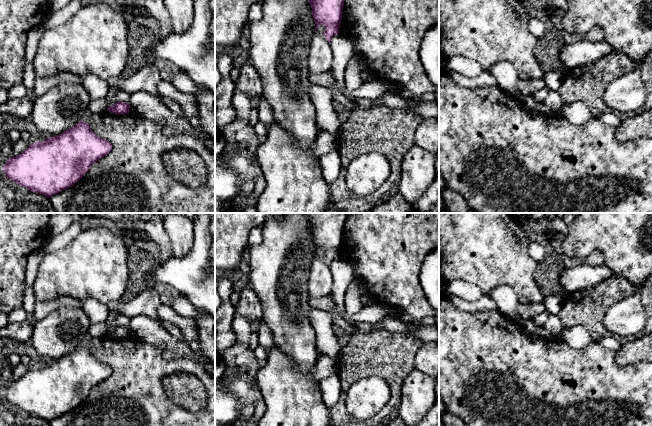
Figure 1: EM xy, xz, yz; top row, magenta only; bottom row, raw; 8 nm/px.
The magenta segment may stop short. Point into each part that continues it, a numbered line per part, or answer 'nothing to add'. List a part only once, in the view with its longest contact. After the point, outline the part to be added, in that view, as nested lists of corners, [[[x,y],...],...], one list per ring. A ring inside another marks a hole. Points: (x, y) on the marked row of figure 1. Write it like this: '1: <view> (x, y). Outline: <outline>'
1: xy (149, 106). Outline: [[[138,91],[130,95],[130,107],[142,117],[162,125],[163,134],[167,137],[180,133],[191,133],[197,136],[215,155],[215,141],[193,128],[187,118],[173,113],[158,95]]]

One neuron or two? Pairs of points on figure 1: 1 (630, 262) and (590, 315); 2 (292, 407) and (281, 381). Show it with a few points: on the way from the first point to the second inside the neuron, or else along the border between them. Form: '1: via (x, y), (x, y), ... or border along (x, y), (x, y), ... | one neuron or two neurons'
1: border along (615, 275), (625, 278), (634, 287), (636, 292) | two neurons
2: via (292, 401), (292, 398), (282, 387) | one neuron

